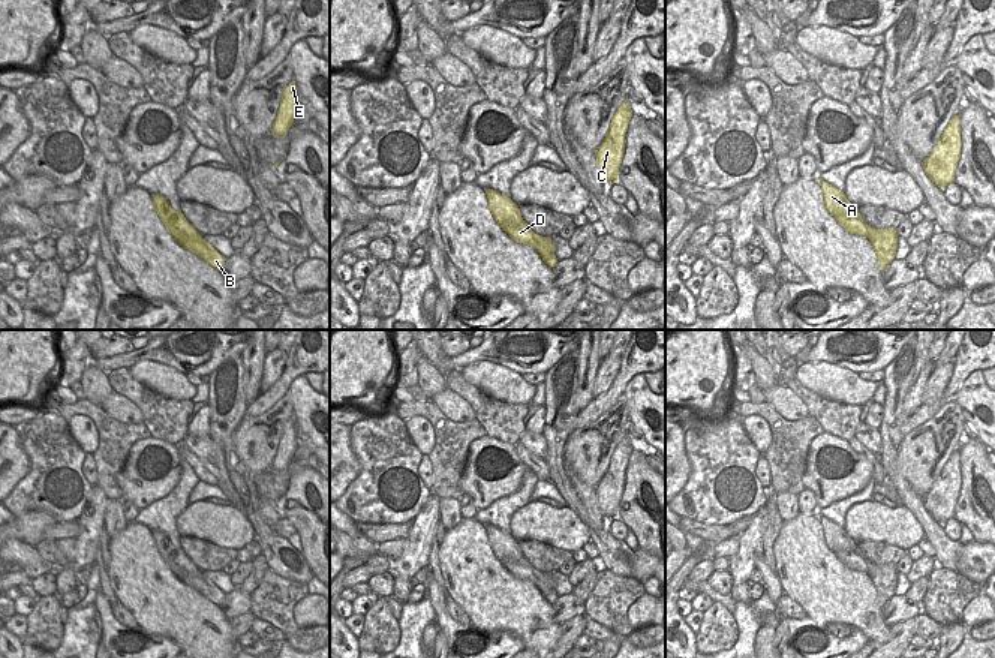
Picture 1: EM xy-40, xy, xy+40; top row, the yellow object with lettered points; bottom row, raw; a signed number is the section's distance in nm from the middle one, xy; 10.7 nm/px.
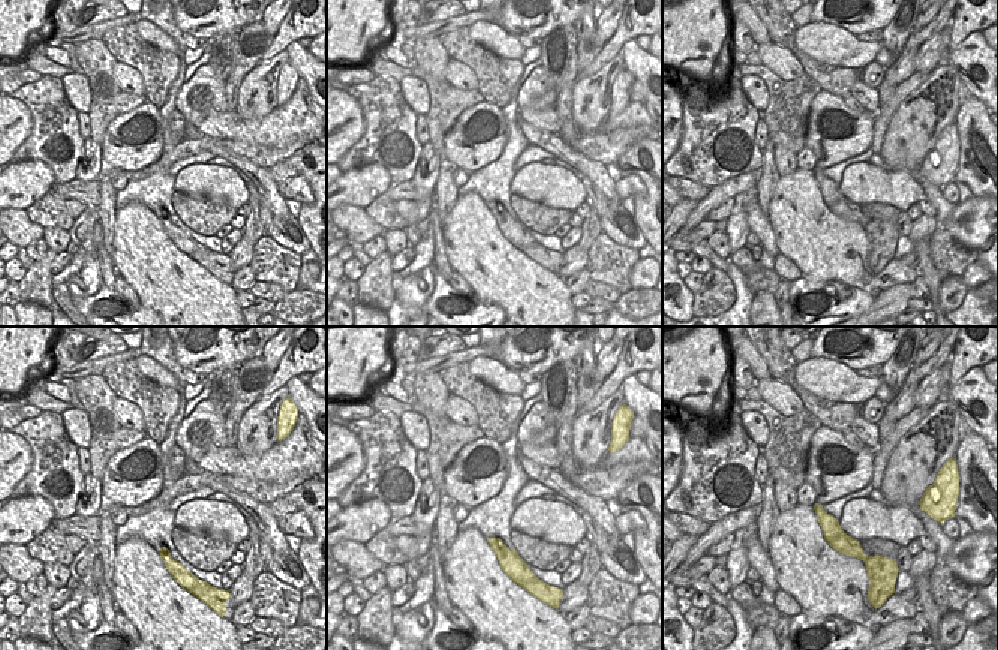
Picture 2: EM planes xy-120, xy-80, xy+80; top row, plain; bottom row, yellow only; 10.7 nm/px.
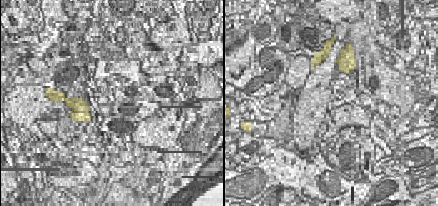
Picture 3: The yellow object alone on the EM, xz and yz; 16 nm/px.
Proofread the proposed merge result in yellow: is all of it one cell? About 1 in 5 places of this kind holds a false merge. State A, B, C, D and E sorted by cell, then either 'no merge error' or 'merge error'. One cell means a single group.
A B D / C E; merge error

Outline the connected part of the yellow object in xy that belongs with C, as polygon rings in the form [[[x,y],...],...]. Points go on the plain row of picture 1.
[[[626,433],[626,436],[614,448],[608,468],[595,487],[598,508],[604,519],[617,519],[619,504],[626,480],[625,472],[631,453],[632,445]]]

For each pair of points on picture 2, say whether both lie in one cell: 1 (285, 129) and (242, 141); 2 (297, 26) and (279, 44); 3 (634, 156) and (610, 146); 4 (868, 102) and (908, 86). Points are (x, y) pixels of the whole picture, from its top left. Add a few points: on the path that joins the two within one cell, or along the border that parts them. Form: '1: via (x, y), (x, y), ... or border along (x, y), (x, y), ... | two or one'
1: via (274, 138), (252, 140) | one
2: via (292, 30), (283, 39) | one
3: border along (646, 137), (634, 141), (615, 162) | two
4: border along (880, 107), (874, 114) | two

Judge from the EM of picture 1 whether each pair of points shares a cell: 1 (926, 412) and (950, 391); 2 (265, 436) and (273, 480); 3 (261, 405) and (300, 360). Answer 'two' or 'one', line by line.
1: one
2: two
3: one

